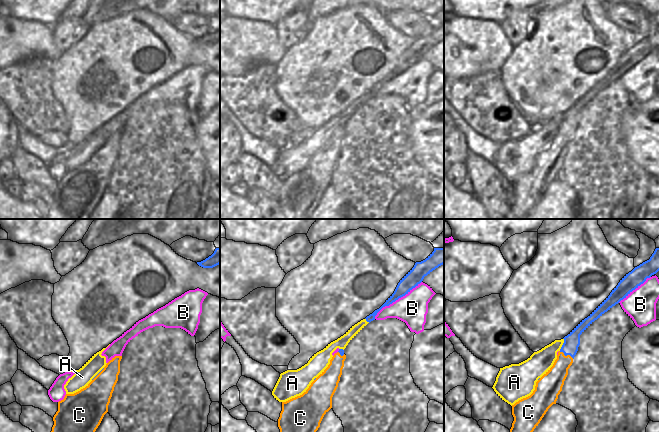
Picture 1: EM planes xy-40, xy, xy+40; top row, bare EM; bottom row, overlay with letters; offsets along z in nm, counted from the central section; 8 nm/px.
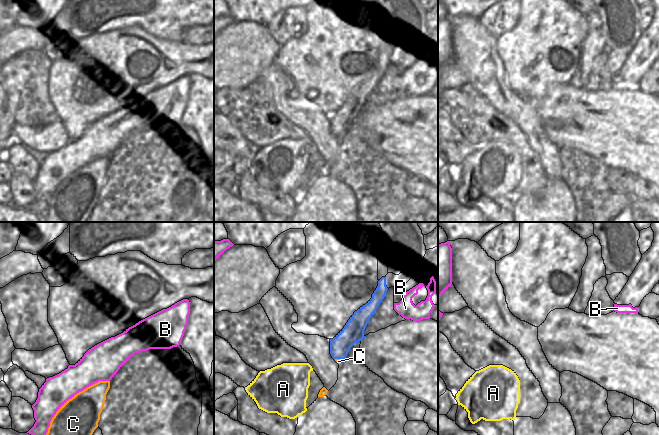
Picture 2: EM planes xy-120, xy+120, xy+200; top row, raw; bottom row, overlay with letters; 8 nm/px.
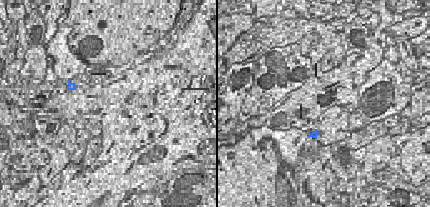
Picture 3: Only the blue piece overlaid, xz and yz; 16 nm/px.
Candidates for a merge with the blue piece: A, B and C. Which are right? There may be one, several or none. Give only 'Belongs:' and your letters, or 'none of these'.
Belongs: A

